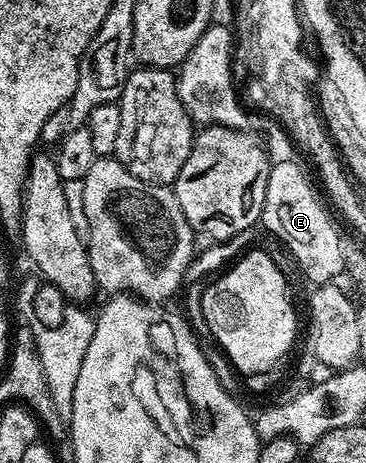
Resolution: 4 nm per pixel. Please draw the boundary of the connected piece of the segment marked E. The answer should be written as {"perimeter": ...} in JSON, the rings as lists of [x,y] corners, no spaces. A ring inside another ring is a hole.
{"perimeter":[[[280,160],[277,164],[275,161],[268,170],[262,228],[273,232],[288,247],[289,254],[296,259],[305,278],[313,280],[311,283],[319,286],[332,282],[343,272],[346,252],[340,249],[340,236],[336,233],[337,221],[333,213],[323,203],[320,205],[316,201],[318,188],[313,181],[312,184],[308,181],[307,174],[294,161]]]}

